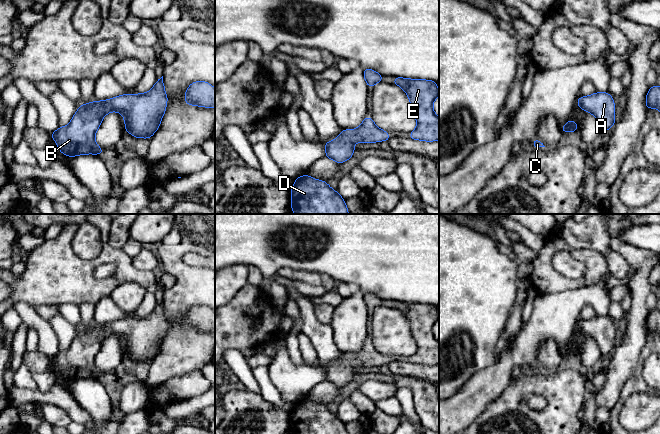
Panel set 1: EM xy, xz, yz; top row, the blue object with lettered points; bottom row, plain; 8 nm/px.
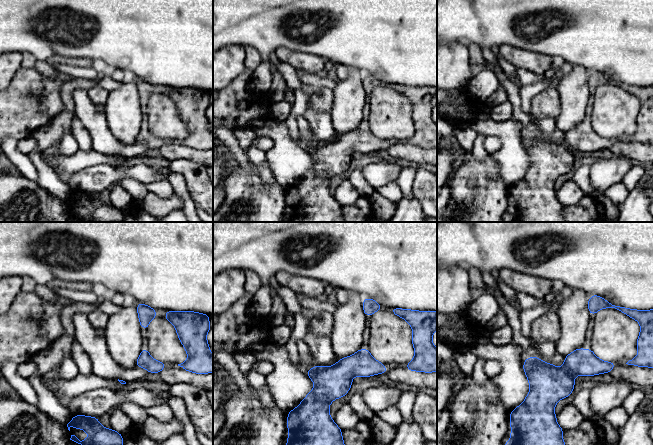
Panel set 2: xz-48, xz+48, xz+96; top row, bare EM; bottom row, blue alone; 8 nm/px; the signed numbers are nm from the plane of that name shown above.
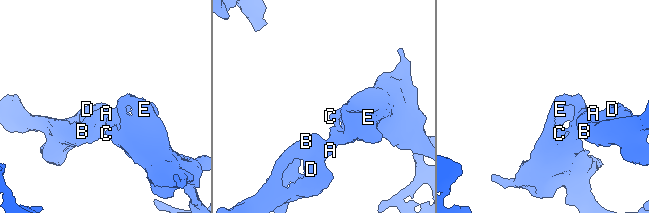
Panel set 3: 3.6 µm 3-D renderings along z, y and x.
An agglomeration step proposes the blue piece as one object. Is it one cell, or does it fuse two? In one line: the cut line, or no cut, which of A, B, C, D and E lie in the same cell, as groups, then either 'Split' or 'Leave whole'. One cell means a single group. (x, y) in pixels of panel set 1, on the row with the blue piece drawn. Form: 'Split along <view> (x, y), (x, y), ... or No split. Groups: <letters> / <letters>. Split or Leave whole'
No split. Groups: A B C D E. Leave whole

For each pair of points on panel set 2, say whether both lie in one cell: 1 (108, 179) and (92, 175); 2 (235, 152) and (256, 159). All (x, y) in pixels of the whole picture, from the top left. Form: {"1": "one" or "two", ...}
{"1": "one", "2": "two"}

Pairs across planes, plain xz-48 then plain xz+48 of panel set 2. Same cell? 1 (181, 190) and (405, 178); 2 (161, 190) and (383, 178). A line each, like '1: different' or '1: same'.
1: same
2: different

